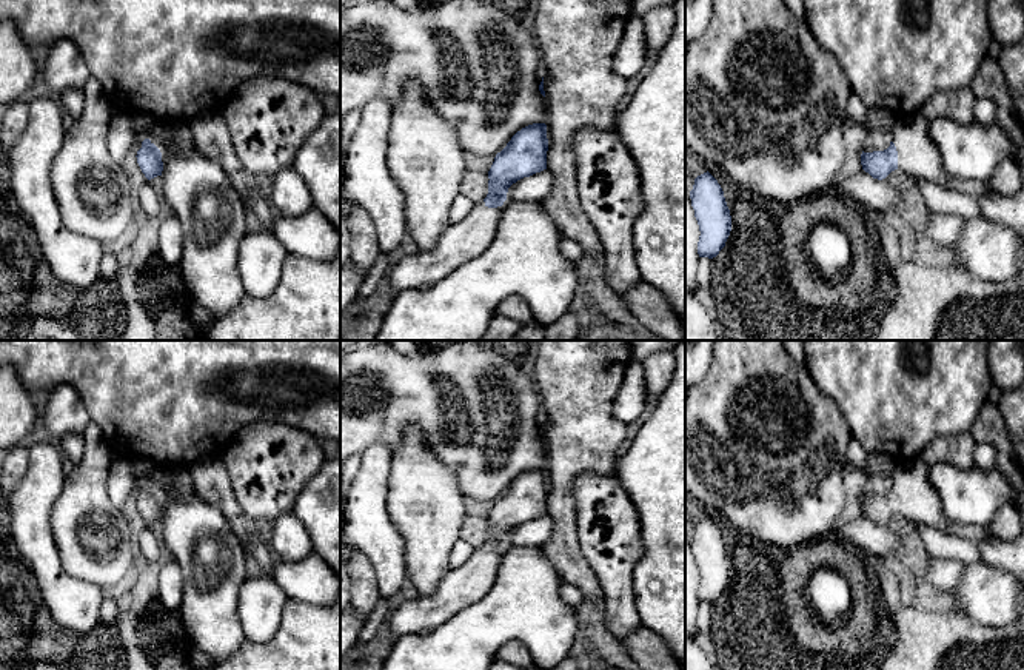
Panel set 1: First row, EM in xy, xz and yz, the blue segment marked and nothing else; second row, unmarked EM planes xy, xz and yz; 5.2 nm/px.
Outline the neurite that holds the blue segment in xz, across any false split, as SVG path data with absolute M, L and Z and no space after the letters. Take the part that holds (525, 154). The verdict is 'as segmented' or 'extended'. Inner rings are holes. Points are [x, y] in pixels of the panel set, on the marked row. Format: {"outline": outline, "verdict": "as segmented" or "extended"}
{"outline": "M533 123L517 131L496 154L488 171L488 194L460 222L451 223L428 251L405 256L390 273L394 294L433 286L459 265L477 257L493 242L508 188L524 177L547 169L547 125Z", "verdict": "extended"}

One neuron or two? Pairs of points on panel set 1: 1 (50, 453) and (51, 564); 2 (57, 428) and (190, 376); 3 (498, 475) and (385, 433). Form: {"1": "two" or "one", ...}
{"1": "one", "2": "two", "3": "one"}

